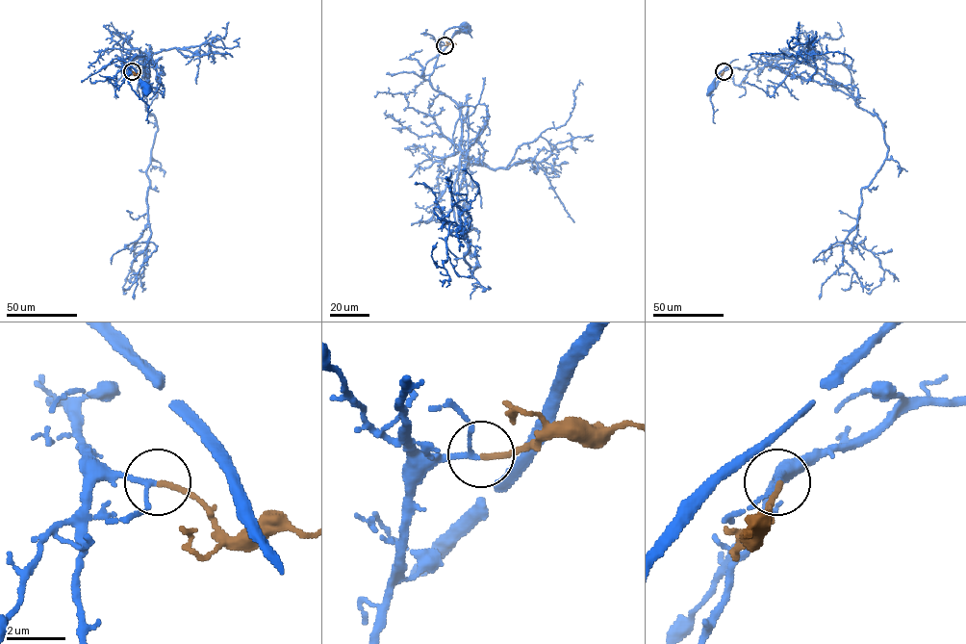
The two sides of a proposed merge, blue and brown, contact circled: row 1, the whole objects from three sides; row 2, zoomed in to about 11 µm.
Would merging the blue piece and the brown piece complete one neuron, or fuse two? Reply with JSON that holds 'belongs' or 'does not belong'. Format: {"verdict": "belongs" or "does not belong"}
{"verdict": "belongs"}

